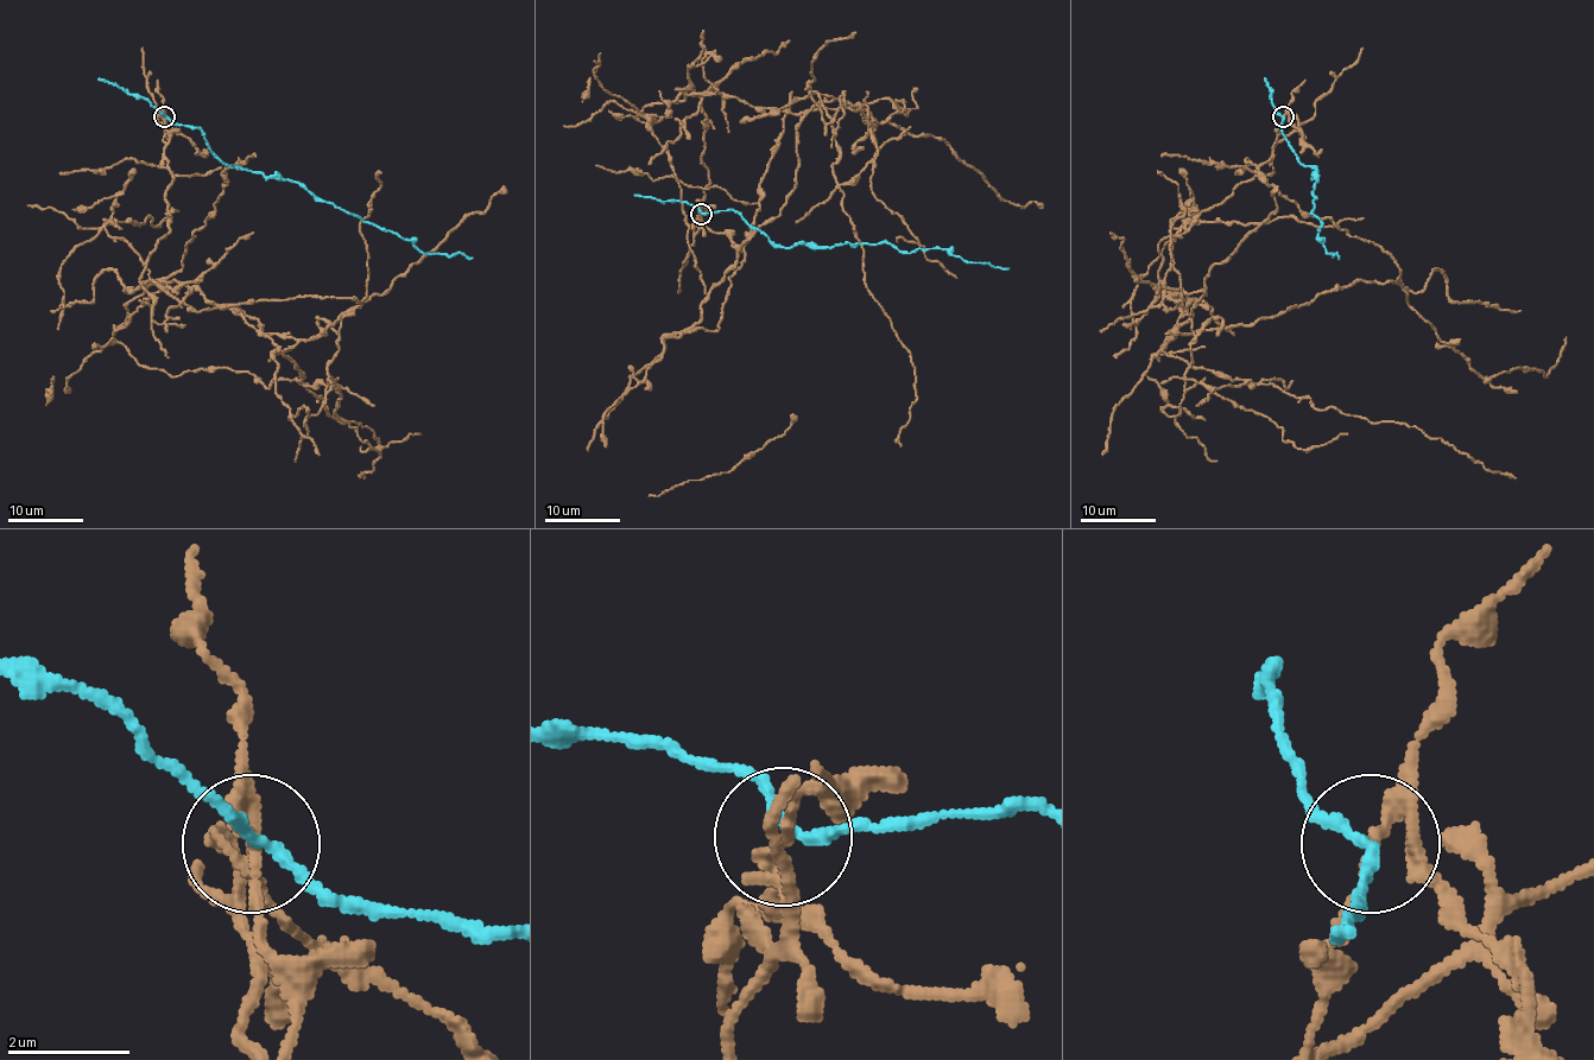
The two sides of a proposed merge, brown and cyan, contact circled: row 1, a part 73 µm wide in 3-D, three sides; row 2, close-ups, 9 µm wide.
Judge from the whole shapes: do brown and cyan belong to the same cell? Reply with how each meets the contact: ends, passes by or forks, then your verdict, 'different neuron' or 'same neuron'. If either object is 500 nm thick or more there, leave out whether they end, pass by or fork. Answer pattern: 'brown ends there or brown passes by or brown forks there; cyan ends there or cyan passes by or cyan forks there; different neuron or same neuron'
brown forks there; cyan passes by; different neuron

